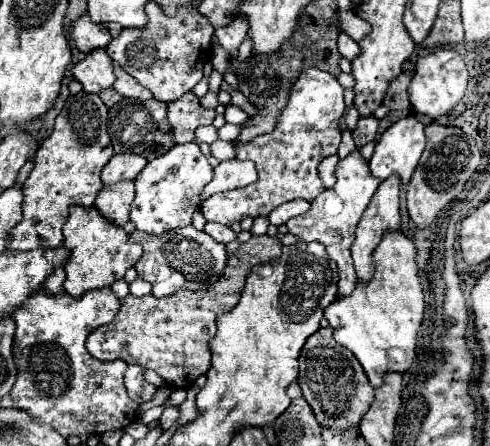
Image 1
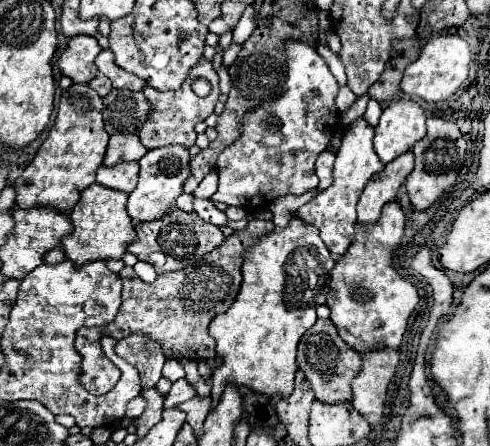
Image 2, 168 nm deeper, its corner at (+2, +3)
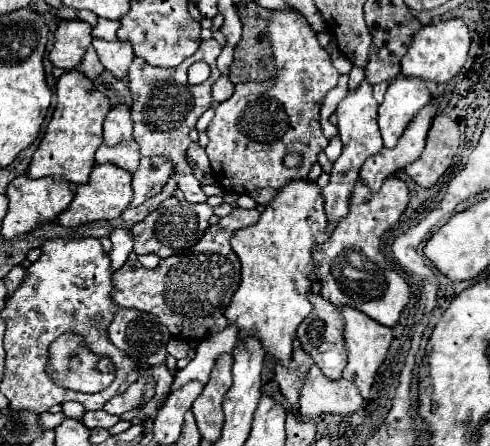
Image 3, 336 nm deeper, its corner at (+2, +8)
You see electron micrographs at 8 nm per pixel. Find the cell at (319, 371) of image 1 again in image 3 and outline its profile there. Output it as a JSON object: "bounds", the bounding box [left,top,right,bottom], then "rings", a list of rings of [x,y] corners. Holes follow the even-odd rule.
{"bounds":[298,296,348,380],"rings":[[[310,296],[312,300],[312,314],[304,320],[304,324],[300,324],[300,332],[298,332],[298,340],[304,352],[308,352],[314,360],[314,364],[322,370],[322,374],[328,380],[340,380],[342,378],[342,370],[348,364],[348,352],[346,352],[346,342],[344,342],[344,318],[342,314],[336,310],[334,304],[328,304],[328,300],[324,300],[322,296]]]}

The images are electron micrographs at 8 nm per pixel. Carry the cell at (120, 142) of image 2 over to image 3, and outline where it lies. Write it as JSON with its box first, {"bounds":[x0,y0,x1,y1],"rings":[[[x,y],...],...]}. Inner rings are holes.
{"bounds":[104,106,134,146],"rings":[[[116,106],[108,112],[104,122],[104,144],[116,146],[120,142],[130,142],[134,140],[132,130],[134,130],[134,122],[130,118],[130,110],[124,106]]]}

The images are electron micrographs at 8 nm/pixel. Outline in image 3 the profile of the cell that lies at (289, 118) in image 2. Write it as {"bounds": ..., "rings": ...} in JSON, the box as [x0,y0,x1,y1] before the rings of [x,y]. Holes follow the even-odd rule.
{"bounds":[206,10,340,194],"rings":[[[274,10],[270,18],[270,40],[272,52],[276,58],[278,72],[274,80],[268,84],[240,84],[236,86],[232,98],[216,106],[216,116],[208,126],[210,144],[206,146],[206,154],[210,158],[212,174],[216,184],[222,186],[226,192],[236,194],[250,194],[260,188],[282,188],[294,180],[306,180],[310,168],[316,164],[318,152],[328,146],[328,138],[320,128],[320,108],[324,96],[336,86],[340,74],[330,62],[330,54],[318,44],[316,32],[298,12],[282,12]],[[288,152],[298,152],[304,158],[302,168],[288,170],[284,168],[282,160]]]}

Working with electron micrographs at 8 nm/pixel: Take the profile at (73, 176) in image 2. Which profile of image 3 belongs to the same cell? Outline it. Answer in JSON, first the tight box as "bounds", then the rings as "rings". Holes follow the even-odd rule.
{"bounds":[26,70,110,184],"rings":[[[70,70],[64,72],[56,84],[58,104],[52,114],[52,120],[46,128],[46,134],[32,156],[26,176],[28,178],[58,178],[70,184],[86,184],[94,168],[94,152],[102,146],[102,124],[110,112],[108,98],[94,88],[94,82],[88,80],[82,72]]]}

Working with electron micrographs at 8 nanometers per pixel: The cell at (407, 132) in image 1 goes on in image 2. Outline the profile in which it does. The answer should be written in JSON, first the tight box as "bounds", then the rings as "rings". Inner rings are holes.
{"bounds":[374,97,426,163],"rings":[[[400,97],[386,105],[376,125],[374,149],[382,163],[390,163],[398,155],[410,151],[416,141],[426,135],[426,113],[424,109],[408,99]]]}

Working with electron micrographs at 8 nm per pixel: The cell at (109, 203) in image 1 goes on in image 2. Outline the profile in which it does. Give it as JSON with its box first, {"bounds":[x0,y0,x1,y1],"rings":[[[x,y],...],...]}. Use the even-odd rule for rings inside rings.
{"bounds":[96,161,138,193],"rings":[[[136,161],[112,165],[112,167],[100,165],[100,169],[96,171],[96,183],[116,189],[116,191],[130,193],[130,191],[134,191],[136,181],[138,181],[138,163]]]}

